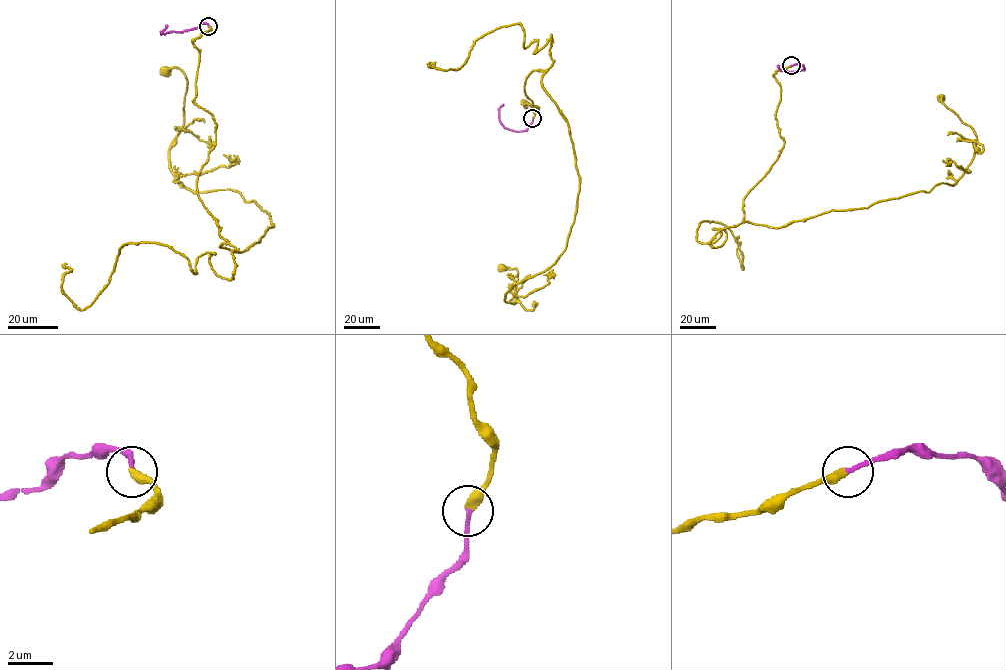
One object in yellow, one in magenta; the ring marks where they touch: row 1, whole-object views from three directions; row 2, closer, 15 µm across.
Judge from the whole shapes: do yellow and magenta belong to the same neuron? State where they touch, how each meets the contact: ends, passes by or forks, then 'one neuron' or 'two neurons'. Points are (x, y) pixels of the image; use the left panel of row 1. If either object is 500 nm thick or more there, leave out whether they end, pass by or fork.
at (208, 26); yellow ends there; magenta ends there; one neuron

